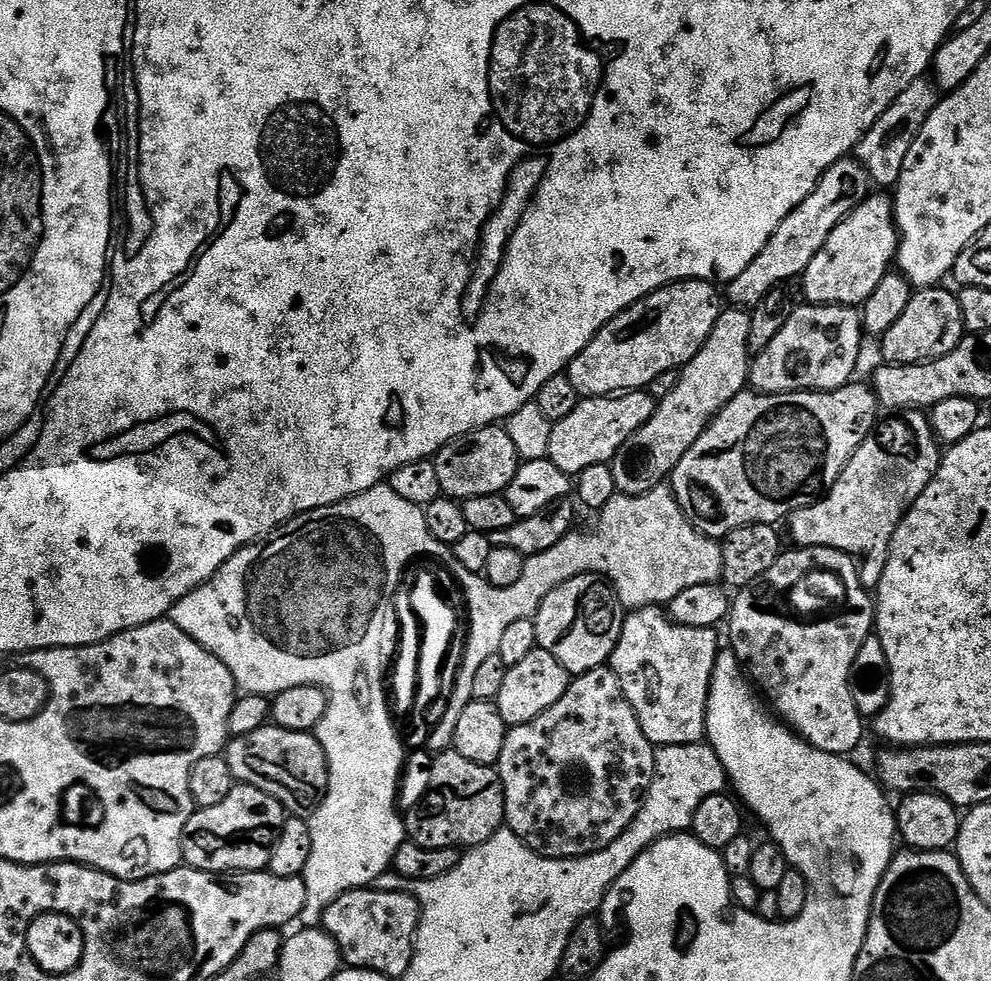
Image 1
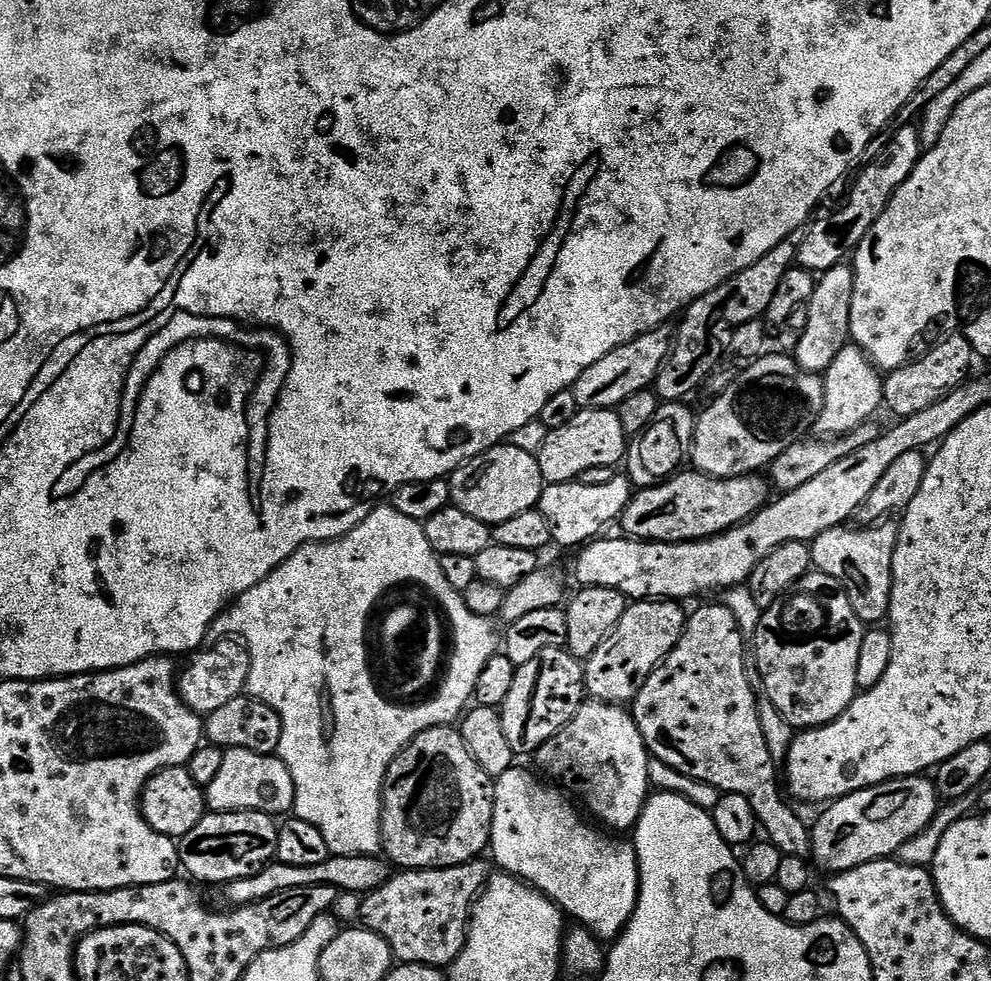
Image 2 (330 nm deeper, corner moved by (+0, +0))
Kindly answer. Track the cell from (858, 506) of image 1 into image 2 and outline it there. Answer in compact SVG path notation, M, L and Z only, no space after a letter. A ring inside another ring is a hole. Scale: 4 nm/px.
M877 522L871 526L841 526L818 534L811 541L812 567L830 578L838 578L848 592L850 606L866 626L887 621L892 593L892 567L898 528L892 522Z

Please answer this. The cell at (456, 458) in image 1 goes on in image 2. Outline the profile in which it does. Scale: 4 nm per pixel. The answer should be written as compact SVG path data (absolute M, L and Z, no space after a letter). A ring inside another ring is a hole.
M509 442L496 444L473 460L467 460L452 473L450 483L452 504L489 526L501 524L523 514L525 510L537 507L546 487L535 455L520 450Z

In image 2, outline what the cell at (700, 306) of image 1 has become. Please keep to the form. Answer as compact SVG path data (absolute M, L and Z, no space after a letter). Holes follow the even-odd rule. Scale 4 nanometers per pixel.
M661 326L652 332L643 332L642 335L635 336L629 344L618 346L610 354L594 362L594 366L586 369L570 389L574 398L578 398L580 409L615 409L626 398L630 398L630 394L638 394L638 390L649 387L670 355L668 330L667 327Z

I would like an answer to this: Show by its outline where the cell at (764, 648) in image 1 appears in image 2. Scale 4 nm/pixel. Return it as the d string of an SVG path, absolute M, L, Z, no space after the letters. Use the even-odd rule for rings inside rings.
M813 570L807 572L796 585L802 590L810 590L812 594L822 594L820 600L830 608L828 612L834 624L826 630L830 636L816 636L818 642L790 644L780 634L780 626L774 624L778 616L778 602L774 602L761 611L760 622L755 625L754 647L758 671L762 676L763 695L774 704L791 728L807 730L834 722L858 694L858 649L862 646L866 625L858 618L854 606L850 606L848 592L838 578Z

